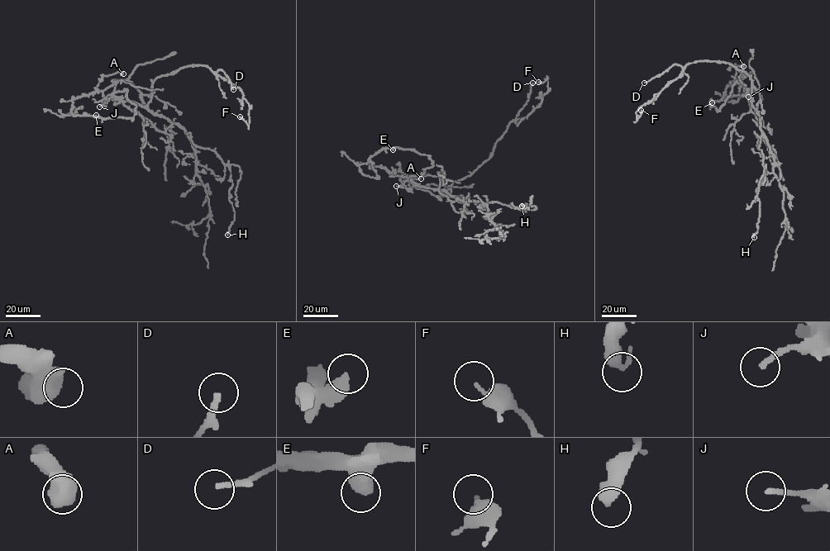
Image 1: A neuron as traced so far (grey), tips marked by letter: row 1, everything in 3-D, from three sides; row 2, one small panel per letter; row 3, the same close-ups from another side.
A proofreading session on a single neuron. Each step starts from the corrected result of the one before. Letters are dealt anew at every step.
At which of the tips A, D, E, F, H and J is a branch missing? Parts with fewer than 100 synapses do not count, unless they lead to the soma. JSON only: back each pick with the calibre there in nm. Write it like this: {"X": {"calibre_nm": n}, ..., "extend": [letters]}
{"extend": []}

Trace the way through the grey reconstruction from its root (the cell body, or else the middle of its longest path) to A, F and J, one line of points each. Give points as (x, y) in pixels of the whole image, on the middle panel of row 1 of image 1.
A: (447, 189), (419, 187), (407, 181), (403, 185), (394, 170), (421, 178)
F: (447, 189), (489, 158), (494, 144), (511, 121), (526, 116), (538, 106), (547, 91), (548, 77), (538, 82)
J: (447, 189), (419, 187), (407, 181), (403, 186), (396, 186)

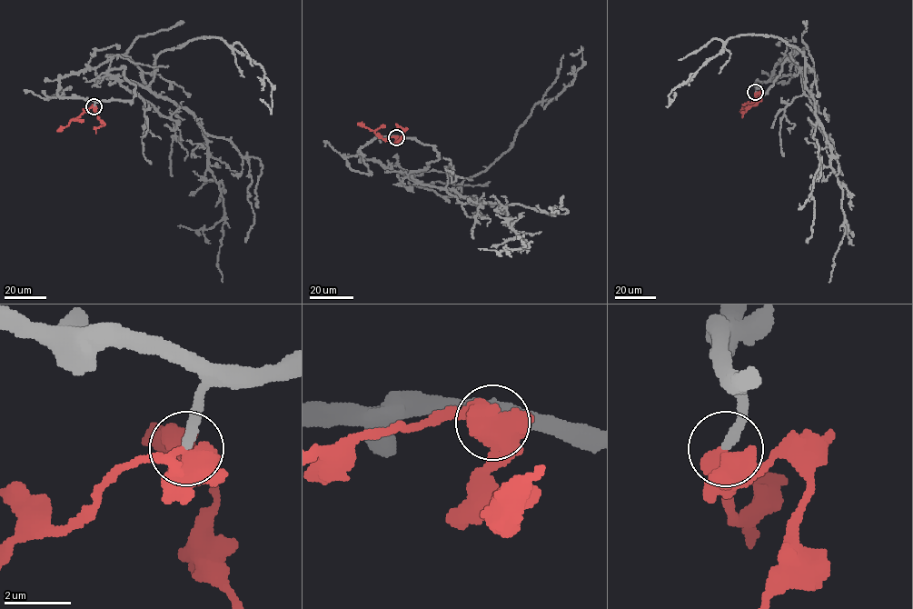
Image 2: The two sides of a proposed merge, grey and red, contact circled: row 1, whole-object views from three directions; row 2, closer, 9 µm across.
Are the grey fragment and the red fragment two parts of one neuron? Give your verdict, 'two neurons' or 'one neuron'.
one neuron

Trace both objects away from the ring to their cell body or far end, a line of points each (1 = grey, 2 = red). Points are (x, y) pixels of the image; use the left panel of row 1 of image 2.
1: (94, 106), (134, 94), (111, 69), (146, 86), (161, 53), (206, 36), (259, 64), (272, 109), (260, 99)
2: (94, 106), (57, 130)

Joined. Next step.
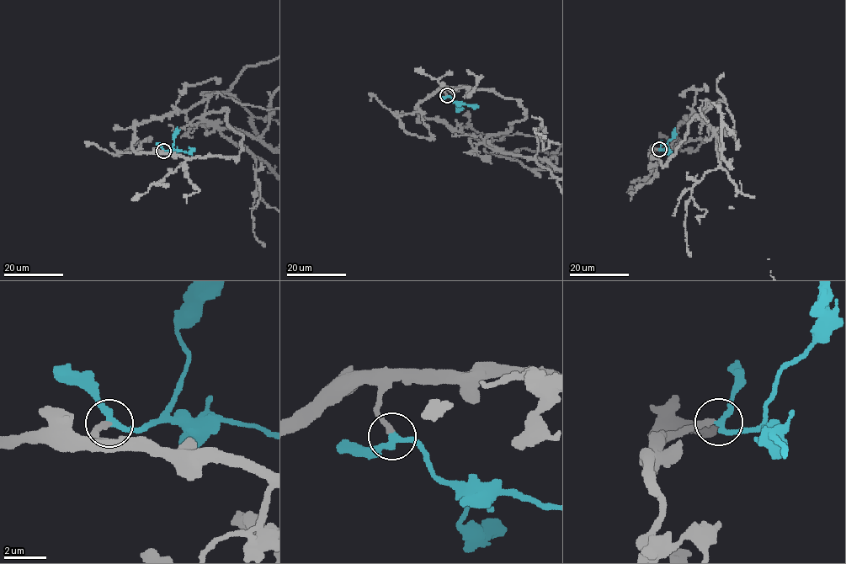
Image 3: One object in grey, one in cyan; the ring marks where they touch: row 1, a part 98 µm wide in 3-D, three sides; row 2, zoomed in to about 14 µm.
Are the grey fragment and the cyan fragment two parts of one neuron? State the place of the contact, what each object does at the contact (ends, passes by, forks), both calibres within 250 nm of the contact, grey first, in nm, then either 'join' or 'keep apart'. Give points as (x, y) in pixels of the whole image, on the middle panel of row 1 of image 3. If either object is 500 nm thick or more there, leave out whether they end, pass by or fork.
at (447, 95); grey ends there; cyan passes by; 240 nm thick on the grey side, 240 nm on the other; join

